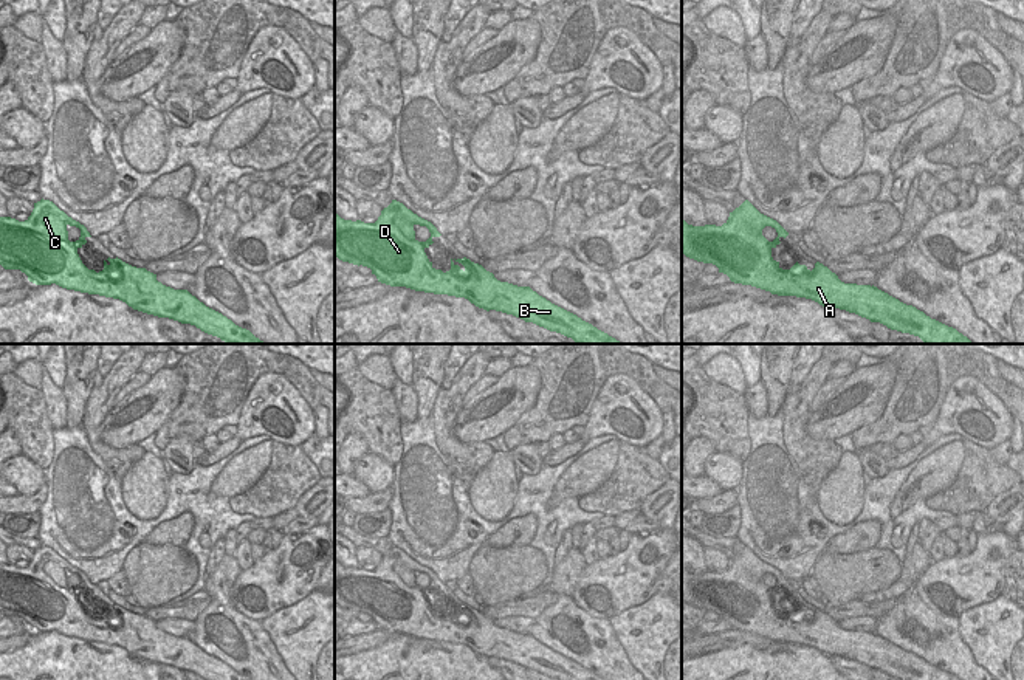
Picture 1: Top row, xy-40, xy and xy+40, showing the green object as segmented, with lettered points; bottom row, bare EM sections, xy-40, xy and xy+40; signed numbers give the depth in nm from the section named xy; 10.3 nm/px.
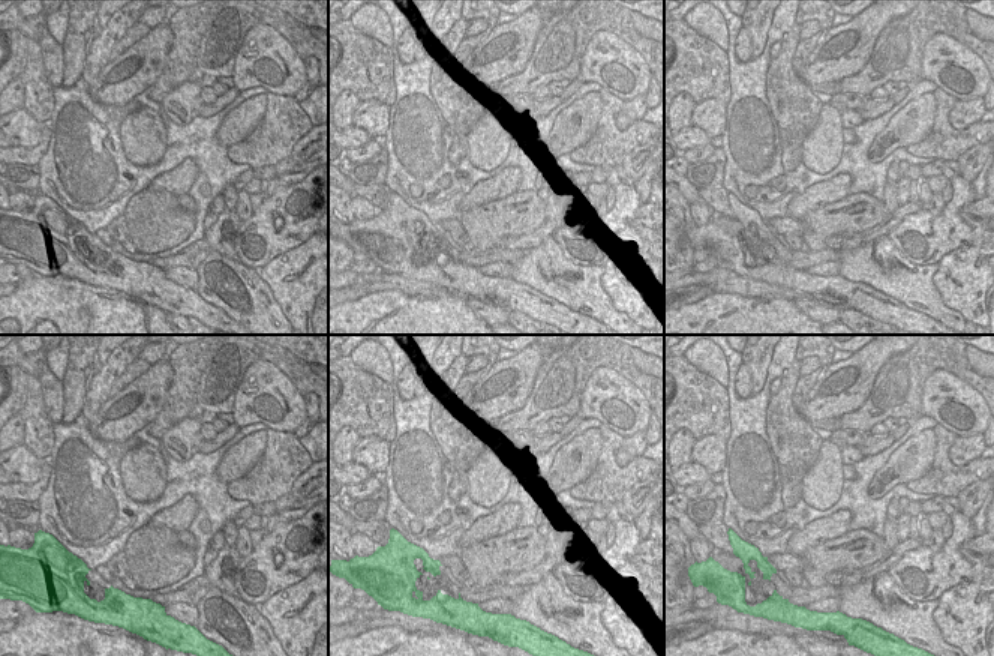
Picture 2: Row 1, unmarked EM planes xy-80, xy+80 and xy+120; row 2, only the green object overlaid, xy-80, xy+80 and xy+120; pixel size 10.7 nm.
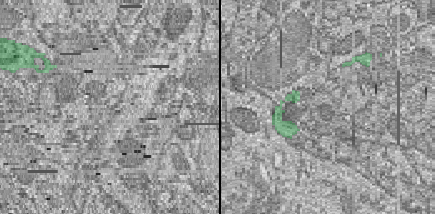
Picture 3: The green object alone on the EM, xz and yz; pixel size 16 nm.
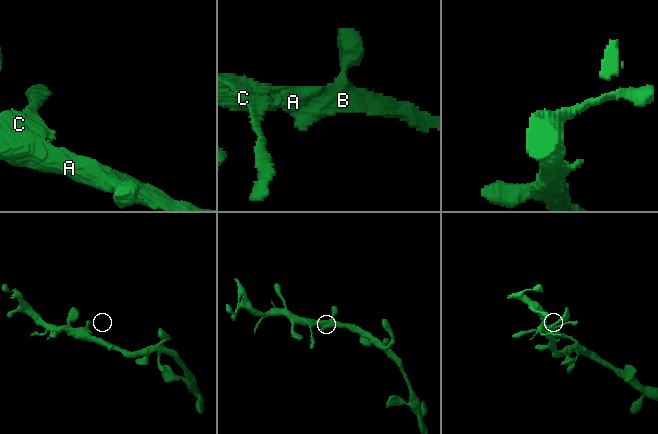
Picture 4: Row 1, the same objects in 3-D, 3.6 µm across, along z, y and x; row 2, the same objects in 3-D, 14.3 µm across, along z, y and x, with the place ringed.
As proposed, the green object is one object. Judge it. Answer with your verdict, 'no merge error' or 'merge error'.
no merge error

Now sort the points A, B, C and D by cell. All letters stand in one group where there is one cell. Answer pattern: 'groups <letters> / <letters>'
groups A B C D

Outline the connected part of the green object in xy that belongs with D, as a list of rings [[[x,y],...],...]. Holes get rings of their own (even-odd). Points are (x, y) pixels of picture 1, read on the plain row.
[[[392,547],[392,550],[381,558],[381,562],[375,570],[344,567],[335,559],[335,603],[342,609],[370,615],[372,621],[375,621],[381,630],[434,641],[465,644],[486,658],[496,657],[513,661],[525,669],[533,669],[556,680],[604,680],[576,661],[552,651],[530,634],[517,634],[497,627],[493,620],[466,604],[457,607],[451,606],[451,616],[446,620],[435,616],[424,596],[434,590],[434,584],[440,582],[442,581],[431,568],[418,564],[397,547]],[[415,572],[429,576],[431,584],[426,589],[418,589],[415,586]]]

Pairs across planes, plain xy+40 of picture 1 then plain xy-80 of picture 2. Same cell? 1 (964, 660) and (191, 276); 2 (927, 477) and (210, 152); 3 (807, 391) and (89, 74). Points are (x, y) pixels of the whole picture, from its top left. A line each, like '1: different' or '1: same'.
1: different
2: different
3: same

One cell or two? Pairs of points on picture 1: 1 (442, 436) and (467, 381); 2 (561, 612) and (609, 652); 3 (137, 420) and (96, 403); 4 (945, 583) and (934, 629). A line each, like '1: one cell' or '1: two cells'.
1: one cell
2: one cell
3: two cells
4: two cells

